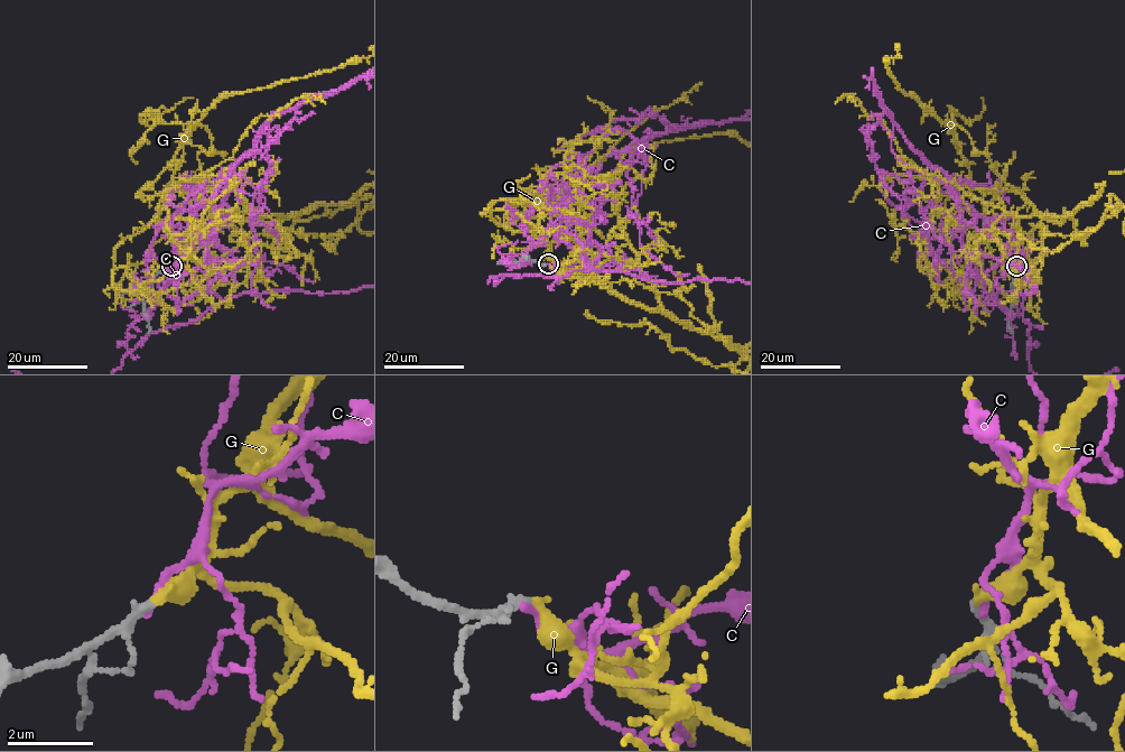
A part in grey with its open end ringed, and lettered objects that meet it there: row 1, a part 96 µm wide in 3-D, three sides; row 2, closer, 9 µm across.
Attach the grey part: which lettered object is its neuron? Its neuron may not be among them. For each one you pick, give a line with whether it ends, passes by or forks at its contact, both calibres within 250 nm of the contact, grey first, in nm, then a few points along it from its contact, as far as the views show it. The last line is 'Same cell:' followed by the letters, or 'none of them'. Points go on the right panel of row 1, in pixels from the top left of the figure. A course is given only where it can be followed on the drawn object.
G: It ends there. Thickness 180 nm (grey) against 340 nm
Same cell: G

